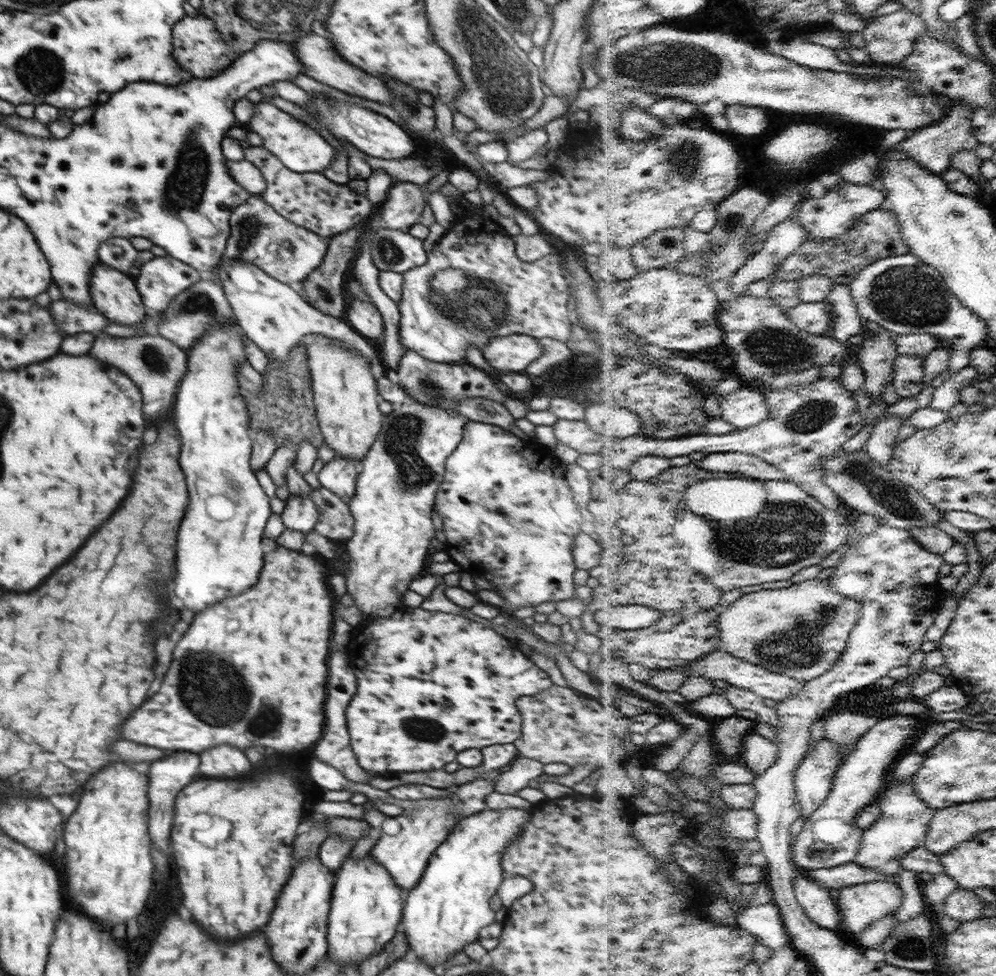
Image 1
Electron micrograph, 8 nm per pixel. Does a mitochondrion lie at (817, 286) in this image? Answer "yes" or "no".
no

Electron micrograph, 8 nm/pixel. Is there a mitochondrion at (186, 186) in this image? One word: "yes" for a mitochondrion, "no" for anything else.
yes

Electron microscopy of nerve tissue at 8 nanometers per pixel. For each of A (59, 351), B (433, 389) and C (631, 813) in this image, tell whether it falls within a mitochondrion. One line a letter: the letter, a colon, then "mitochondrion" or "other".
A: other
B: mitochondrion
C: other

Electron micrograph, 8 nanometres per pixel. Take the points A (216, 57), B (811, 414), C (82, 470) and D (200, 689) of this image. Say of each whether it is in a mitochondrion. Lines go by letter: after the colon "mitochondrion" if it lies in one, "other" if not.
A: other
B: mitochondrion
C: other
D: mitochondrion

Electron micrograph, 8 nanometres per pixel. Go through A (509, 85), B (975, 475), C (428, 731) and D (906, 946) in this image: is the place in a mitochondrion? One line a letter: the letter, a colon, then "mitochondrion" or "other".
A: mitochondrion
B: other
C: mitochondrion
D: mitochondrion

